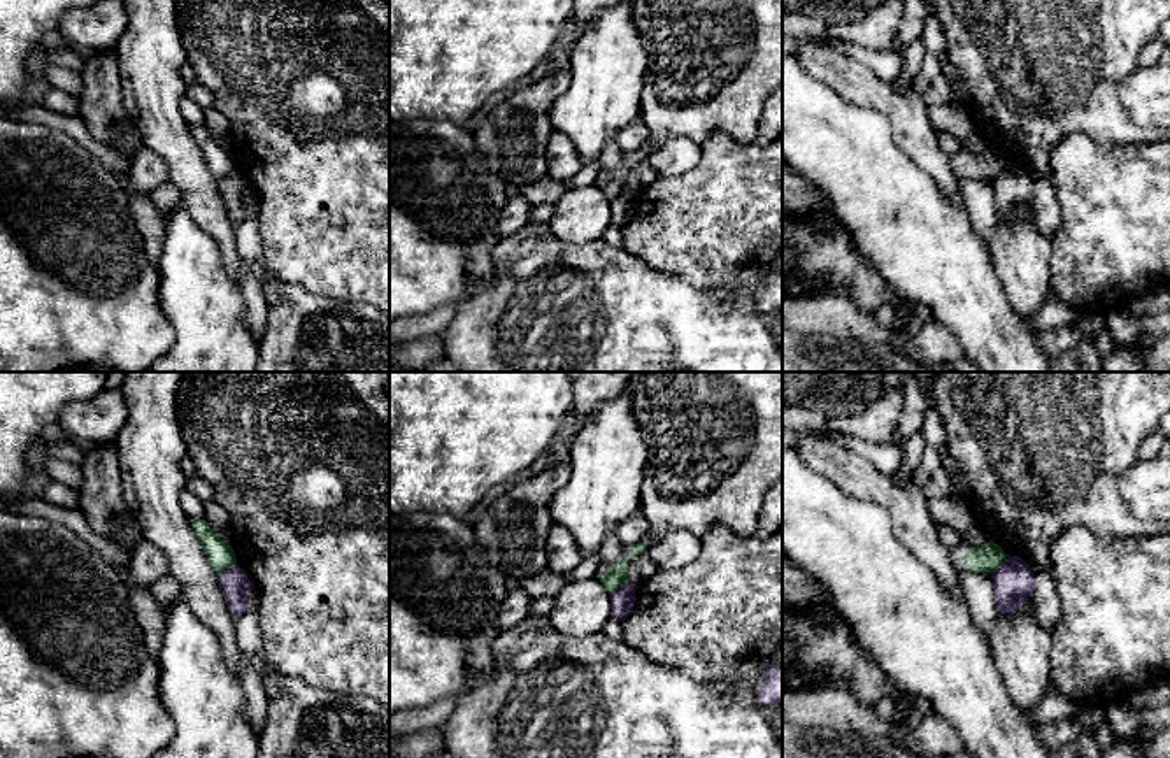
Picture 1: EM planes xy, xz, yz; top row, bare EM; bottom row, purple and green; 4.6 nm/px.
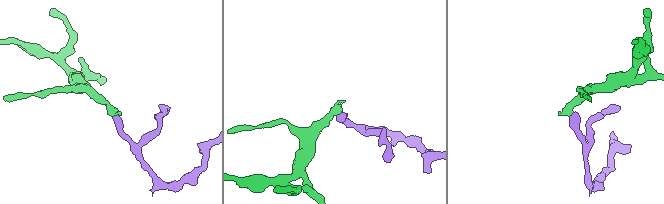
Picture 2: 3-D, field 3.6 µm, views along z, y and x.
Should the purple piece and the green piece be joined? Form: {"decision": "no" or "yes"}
{"decision": "no"}

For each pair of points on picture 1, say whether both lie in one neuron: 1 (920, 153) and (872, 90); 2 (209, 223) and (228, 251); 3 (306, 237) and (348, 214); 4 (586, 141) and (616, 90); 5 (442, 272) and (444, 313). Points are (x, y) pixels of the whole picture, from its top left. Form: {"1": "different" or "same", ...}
{"1": "same", "2": "same", "3": "same", "4": "same", "5": "different"}

